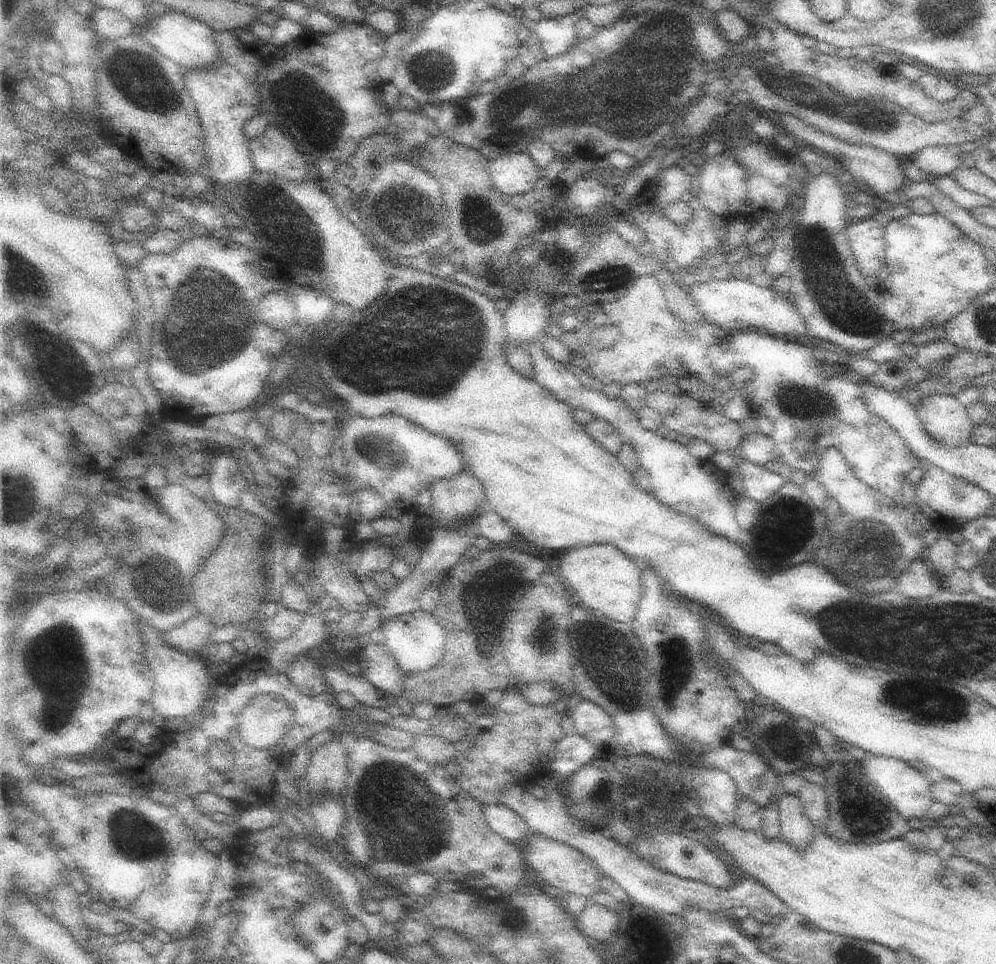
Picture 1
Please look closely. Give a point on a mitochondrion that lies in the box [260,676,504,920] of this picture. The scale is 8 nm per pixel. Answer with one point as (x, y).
(409, 832)

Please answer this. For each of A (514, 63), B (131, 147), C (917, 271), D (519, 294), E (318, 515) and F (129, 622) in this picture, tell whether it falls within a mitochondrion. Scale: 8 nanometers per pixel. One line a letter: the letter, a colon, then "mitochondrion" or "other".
A: other
B: other
C: other
D: other
E: other
F: other

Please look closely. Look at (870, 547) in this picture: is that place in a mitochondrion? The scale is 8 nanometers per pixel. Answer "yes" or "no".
yes

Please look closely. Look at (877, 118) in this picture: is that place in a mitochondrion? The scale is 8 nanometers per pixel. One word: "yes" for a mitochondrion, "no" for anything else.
yes

